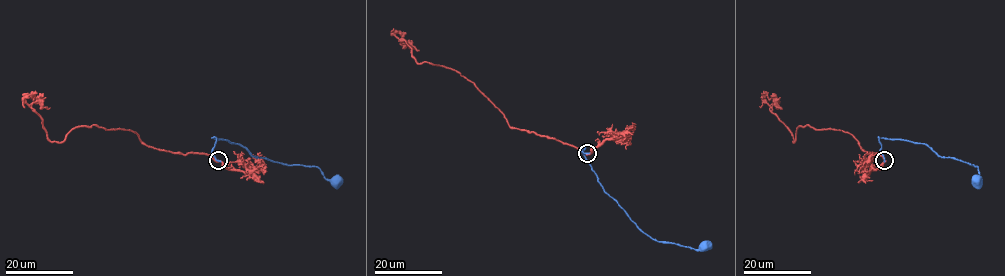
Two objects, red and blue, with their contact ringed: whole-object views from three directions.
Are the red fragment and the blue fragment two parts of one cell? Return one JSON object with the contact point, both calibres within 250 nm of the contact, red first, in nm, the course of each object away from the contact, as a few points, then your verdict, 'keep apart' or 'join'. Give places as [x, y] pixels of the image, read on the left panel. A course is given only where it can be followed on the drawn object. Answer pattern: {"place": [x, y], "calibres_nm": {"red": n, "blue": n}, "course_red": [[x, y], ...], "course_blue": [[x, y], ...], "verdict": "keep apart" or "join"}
{"place": [218, 160], "calibres_nm": {"red": 360, "blue": 320}, "course_red": [[218, 160], [148, 147], [130, 130], [94, 125], [74, 127], [62, 142], [52, 142], [31, 107], [37, 92]], "course_blue": [[218, 160], [212, 151], [216, 142], [213, 137], [242, 145], [255, 157], [316, 166], [326, 179], [336, 180]], "verdict": "join"}

